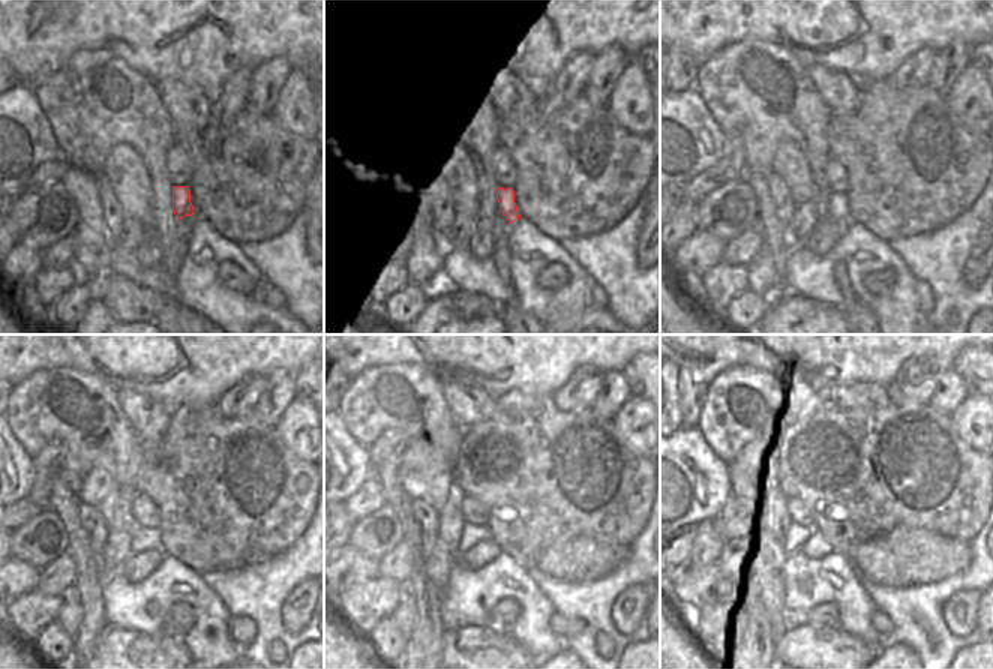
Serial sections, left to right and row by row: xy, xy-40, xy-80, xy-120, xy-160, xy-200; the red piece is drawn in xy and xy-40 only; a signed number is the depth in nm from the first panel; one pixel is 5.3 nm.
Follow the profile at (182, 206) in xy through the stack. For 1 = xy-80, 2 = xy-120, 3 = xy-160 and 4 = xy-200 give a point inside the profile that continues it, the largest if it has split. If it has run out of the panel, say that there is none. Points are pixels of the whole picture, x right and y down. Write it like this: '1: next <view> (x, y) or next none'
1: next xy-80 (834, 204)
2: next xy-120 (141, 539)
3: next xy-160 (471, 534)
4: next xy-200 (797, 536)

